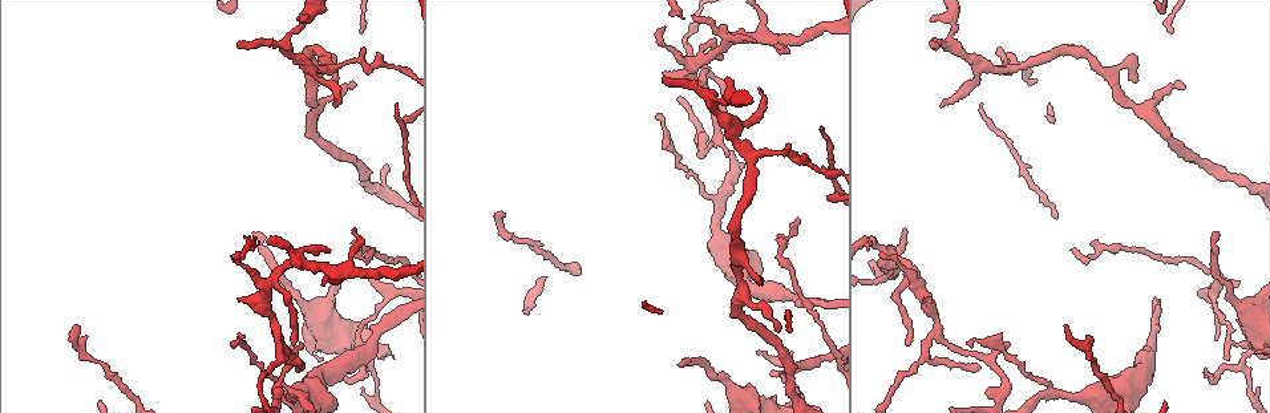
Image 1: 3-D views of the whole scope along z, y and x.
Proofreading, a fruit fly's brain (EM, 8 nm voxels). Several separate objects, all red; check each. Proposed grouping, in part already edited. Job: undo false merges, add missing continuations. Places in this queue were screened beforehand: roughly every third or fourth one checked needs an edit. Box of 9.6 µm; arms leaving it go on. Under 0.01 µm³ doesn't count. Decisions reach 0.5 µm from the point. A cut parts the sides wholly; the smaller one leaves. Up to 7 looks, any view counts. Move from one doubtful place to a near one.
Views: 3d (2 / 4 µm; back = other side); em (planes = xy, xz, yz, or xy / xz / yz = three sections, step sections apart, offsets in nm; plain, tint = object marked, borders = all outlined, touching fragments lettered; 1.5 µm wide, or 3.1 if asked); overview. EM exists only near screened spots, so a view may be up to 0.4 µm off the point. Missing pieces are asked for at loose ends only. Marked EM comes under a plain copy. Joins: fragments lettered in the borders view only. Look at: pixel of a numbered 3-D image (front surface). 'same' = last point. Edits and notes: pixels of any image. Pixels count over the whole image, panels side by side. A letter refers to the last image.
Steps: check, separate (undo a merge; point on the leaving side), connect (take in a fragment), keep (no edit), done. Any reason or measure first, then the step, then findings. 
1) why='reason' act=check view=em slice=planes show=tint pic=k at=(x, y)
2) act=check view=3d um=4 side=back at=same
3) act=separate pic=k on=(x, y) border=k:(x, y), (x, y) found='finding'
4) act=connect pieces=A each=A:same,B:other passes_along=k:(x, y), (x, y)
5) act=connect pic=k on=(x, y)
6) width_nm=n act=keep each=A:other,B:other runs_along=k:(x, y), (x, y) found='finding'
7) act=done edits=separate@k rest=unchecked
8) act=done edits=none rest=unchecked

why='thin arm on a thick one' act=check view=3d um=4 pic=1 at=(1250, 349)

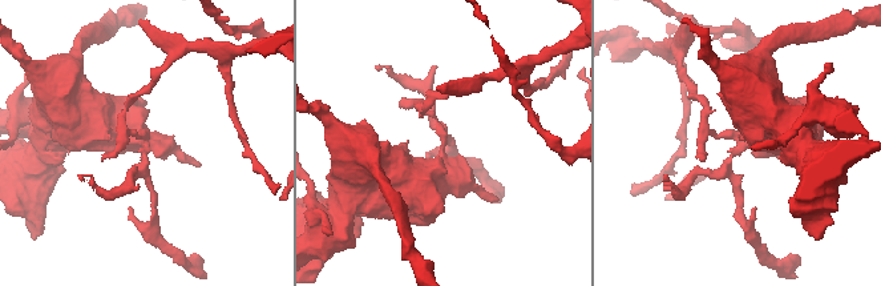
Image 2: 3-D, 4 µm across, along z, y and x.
act=check view=em um=3.1 slice=xz step=16 show=tint pic=2 at=(444, 152)

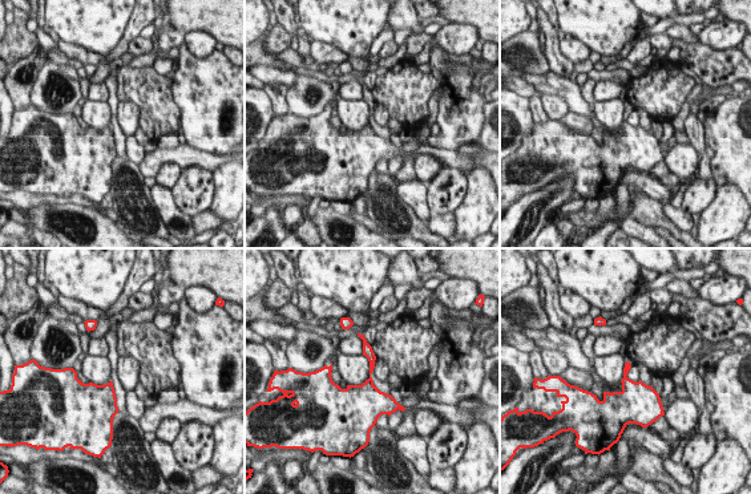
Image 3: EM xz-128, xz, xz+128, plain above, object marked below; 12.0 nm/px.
why='what lies round it' act=check view=em um=3.1 slice=xz step=16 show=borders at=same

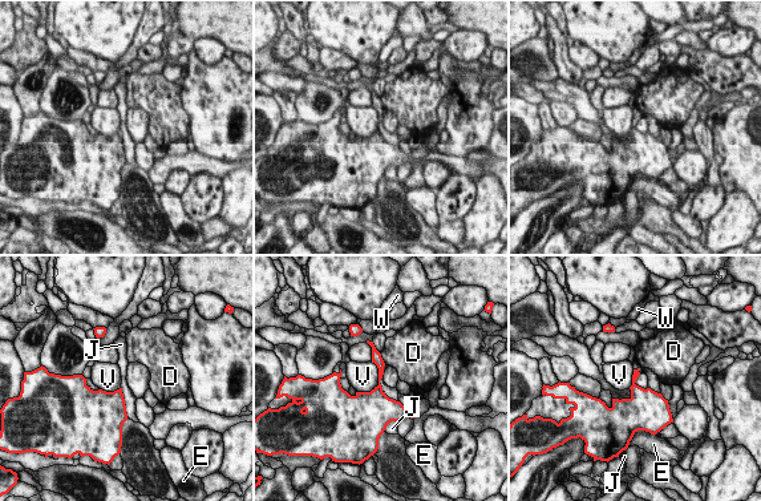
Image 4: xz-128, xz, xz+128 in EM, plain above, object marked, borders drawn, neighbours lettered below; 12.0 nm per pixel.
width_nm=160 act=keep each=D:other,E:other,J:other,V:other,W:other border=4:(373, 362), (377, 384), (357, 392) found='all the same neuron'

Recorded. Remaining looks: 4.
why='thin end' act=check view=3d um=4 side=back pic=1 at=(980, 367)

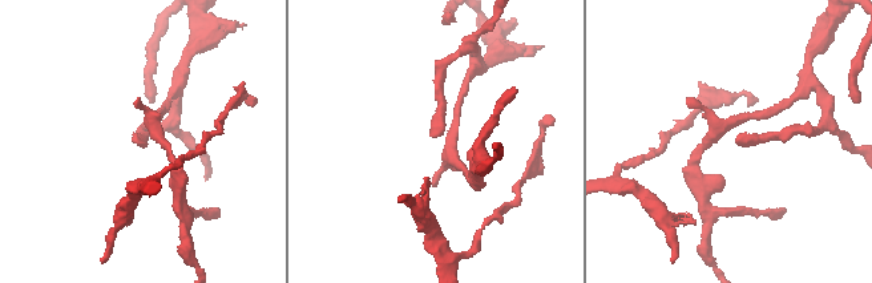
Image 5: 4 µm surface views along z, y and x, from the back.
why='now the EM' act=check view=em slice=planes show=borders pic=5 at=(431, 134)

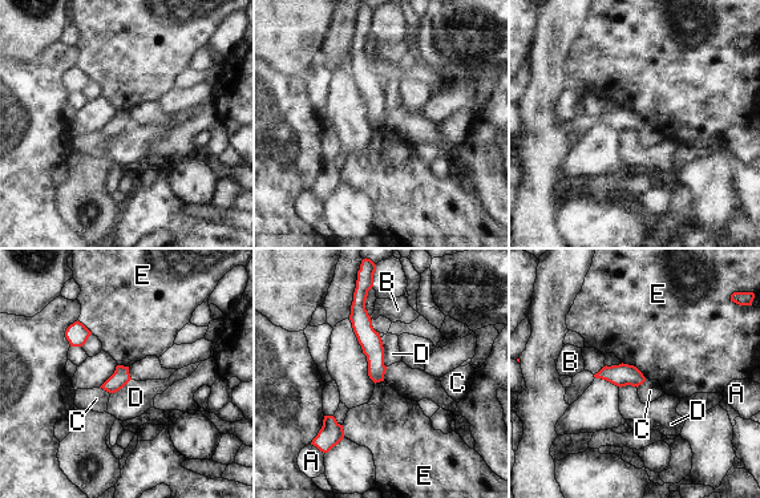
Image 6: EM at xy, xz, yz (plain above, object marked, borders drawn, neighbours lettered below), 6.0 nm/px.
act=keep each=A:other,B:other,C:other,D:other,E:other runs_along=6:(362, 299), (376, 379) found='none of them fits'

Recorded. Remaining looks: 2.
why='an open end' act=check view=3d um=4 pic=1 at=(941, 108)

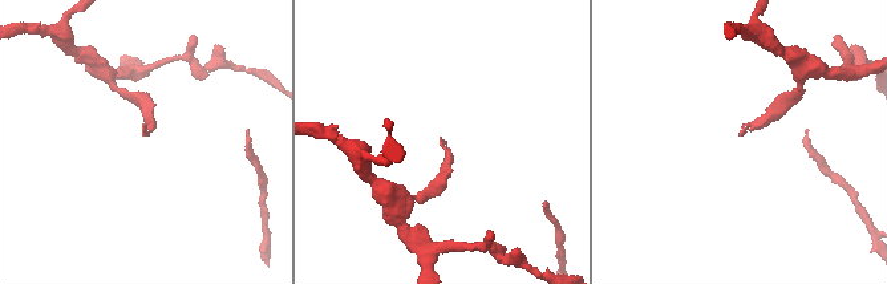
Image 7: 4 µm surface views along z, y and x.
why='shape alone is not enough' act=check view=em slice=planes show=borders pic=7 at=(738, 134)

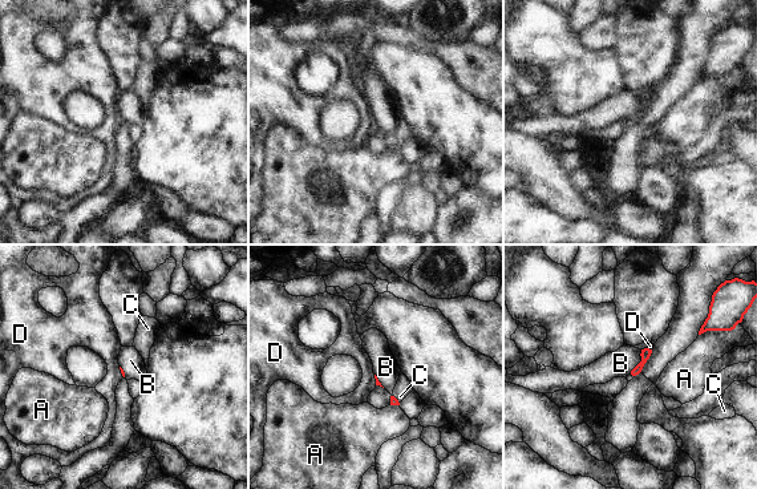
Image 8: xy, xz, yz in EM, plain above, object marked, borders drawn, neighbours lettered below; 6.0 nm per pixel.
act=connect pieces=B each=A:other,B:same,C:other,D:other passes_along=8:(646, 352), (640, 362), (620, 363) found='it goes on there'

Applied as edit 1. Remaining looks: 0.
act=done edits=connect@8 rest=unchecked

